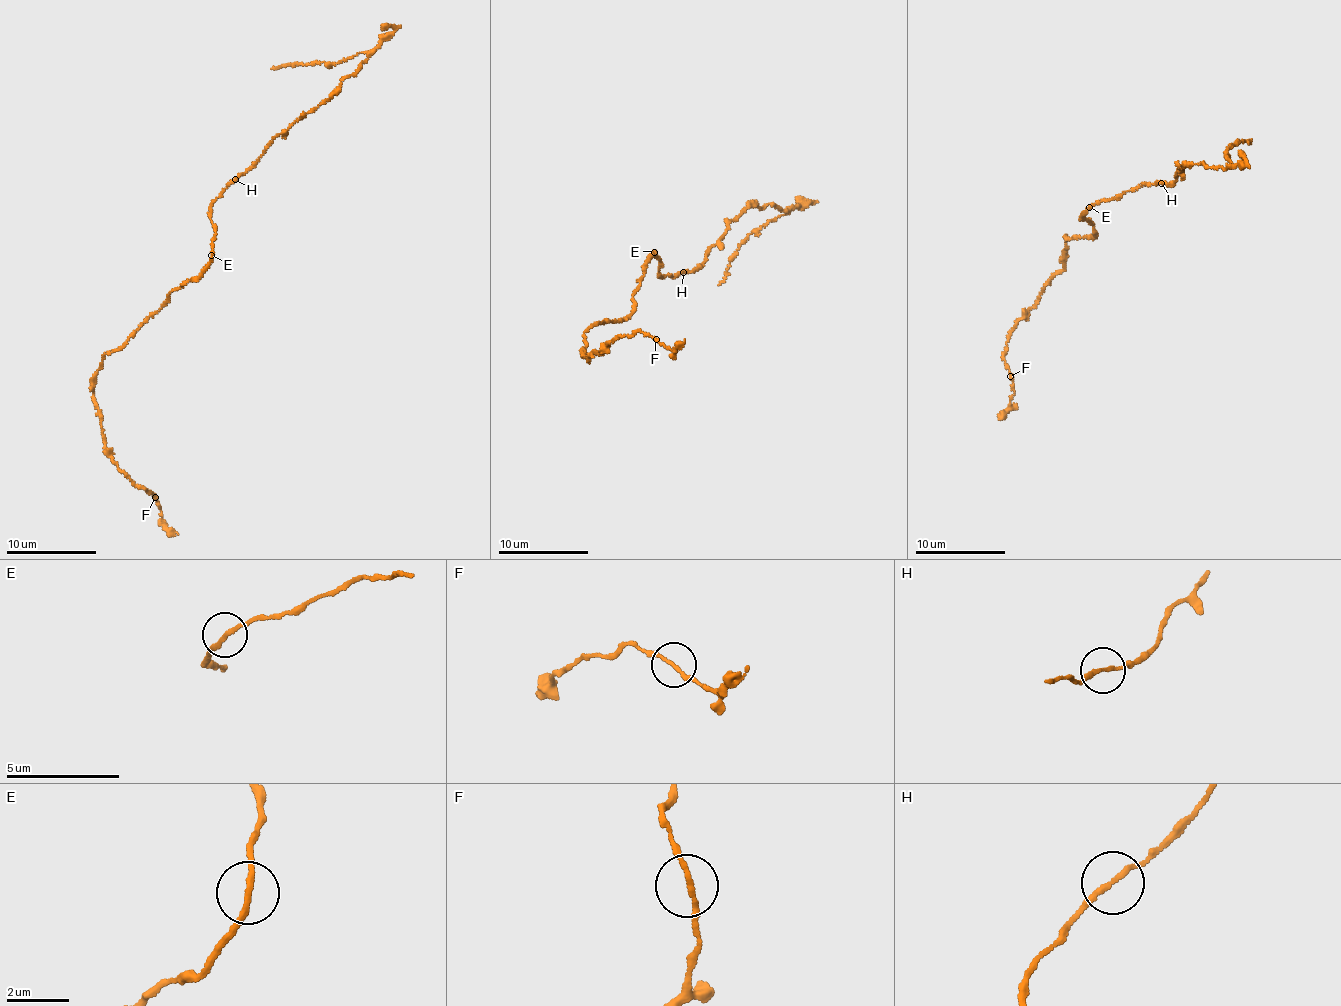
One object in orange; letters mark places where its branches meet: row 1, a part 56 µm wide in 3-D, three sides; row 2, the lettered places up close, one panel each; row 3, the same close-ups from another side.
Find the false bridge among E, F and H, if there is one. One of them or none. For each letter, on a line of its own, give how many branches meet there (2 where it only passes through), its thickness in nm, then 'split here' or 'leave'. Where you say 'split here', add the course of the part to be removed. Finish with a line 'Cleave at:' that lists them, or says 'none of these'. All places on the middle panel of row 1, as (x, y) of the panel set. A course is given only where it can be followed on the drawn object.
E: branches 2; calibre 180 nm; leave
F: branches 2; calibre 150 nm; leave
H: branches 2; calibre 160 nm; leave
Cleave at: none of these

